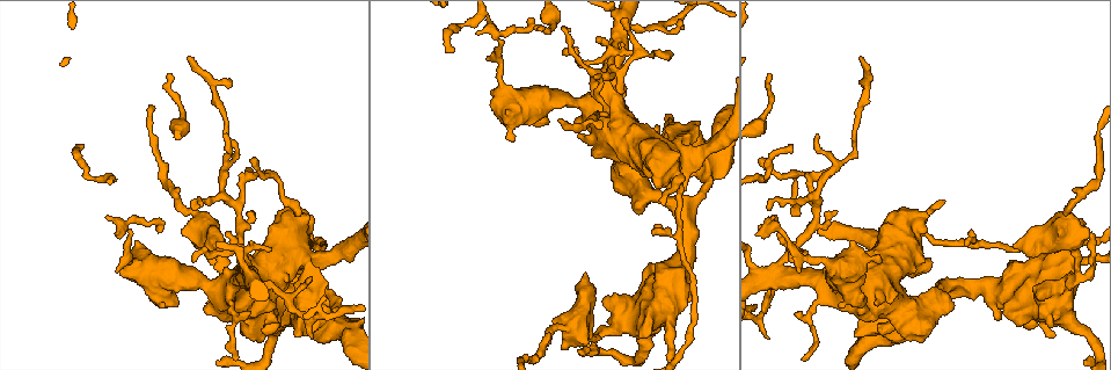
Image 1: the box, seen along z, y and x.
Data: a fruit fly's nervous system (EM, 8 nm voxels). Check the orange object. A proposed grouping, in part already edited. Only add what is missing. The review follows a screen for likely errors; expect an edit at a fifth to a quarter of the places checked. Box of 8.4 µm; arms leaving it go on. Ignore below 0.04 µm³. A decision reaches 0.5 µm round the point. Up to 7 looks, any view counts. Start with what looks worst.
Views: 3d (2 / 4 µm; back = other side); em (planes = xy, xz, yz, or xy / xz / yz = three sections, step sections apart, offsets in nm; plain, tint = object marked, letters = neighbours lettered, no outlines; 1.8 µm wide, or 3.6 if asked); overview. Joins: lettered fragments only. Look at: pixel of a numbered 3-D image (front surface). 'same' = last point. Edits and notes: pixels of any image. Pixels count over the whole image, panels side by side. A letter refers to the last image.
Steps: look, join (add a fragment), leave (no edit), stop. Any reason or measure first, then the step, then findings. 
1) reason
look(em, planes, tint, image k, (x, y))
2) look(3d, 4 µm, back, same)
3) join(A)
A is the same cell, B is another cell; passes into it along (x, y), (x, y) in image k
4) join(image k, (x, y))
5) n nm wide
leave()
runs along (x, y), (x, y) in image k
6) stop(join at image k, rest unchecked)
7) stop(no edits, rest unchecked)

calibre changes
look(em, xy, step 4, plain, image 1, (1068, 208))

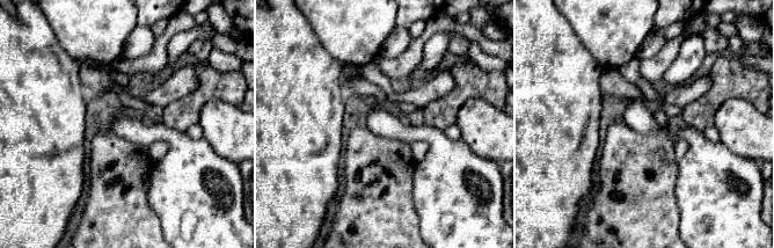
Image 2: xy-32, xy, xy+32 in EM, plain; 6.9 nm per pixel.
what lies round it
look(em, xy, step 4, letters, same)

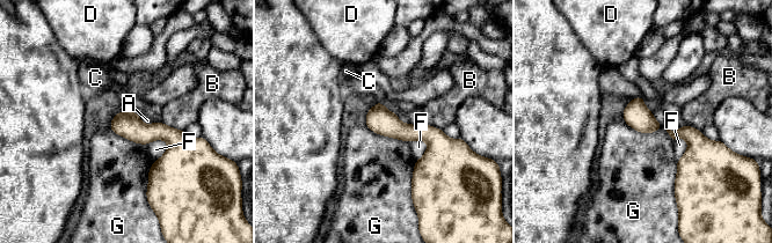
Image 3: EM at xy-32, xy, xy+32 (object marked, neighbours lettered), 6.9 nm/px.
180 nm wide
leave()
A, B, C, D, F and G are other cells; border along (365, 125), (377, 133), (409, 142) in image 3; none of them fits

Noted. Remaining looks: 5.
branch stops here
look(em, yz, step 8, tint, image 1, (270, 251))

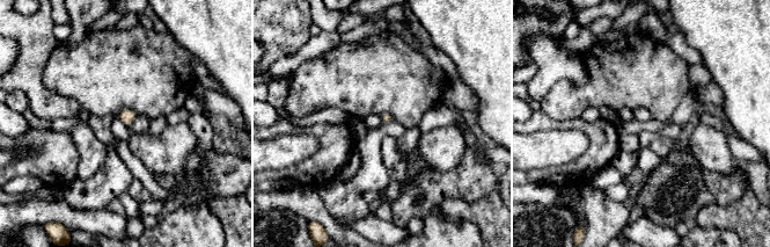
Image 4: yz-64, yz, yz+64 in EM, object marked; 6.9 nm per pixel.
another direction
look(em, planes, letters, same)

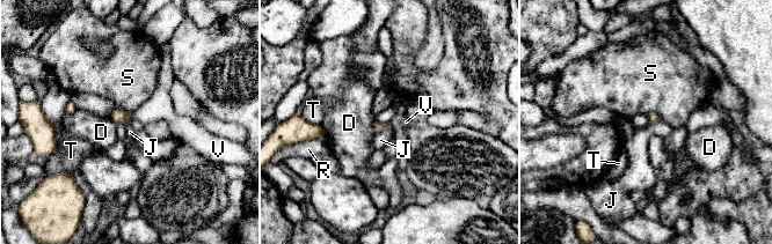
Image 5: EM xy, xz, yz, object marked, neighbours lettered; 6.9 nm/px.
T touches over 120 nm
join(V)
V is the same cell, D, J, R, S and T are other cells; passes into it along (118, 116), (131, 117), (160, 106) in image 5; it goes on there

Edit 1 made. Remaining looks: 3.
thick end
look(em, yz, step 8, letters, image 1, (1015, 246))

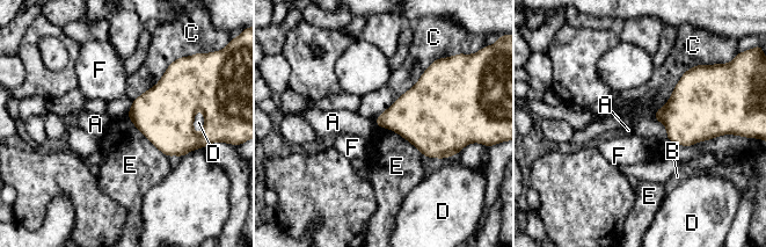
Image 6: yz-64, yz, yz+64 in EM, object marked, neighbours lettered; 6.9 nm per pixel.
cut it another way
look(em, planes, letters, same)

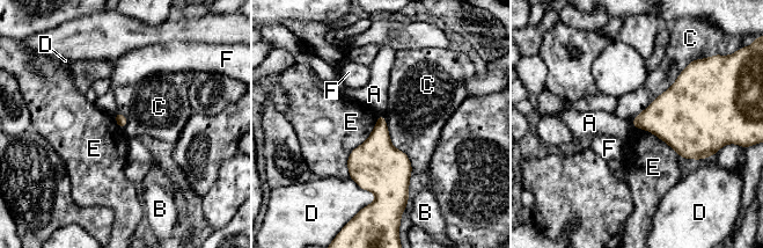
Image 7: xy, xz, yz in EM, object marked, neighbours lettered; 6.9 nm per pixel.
C touches over 600 nm
leave()
A, B, C, D, E and F are other cells; border along (379, 115), (347, 159), (349, 176) in image 7; no lettered fragment goes on from it

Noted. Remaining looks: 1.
stop(join at image 5, rest unchecked)

